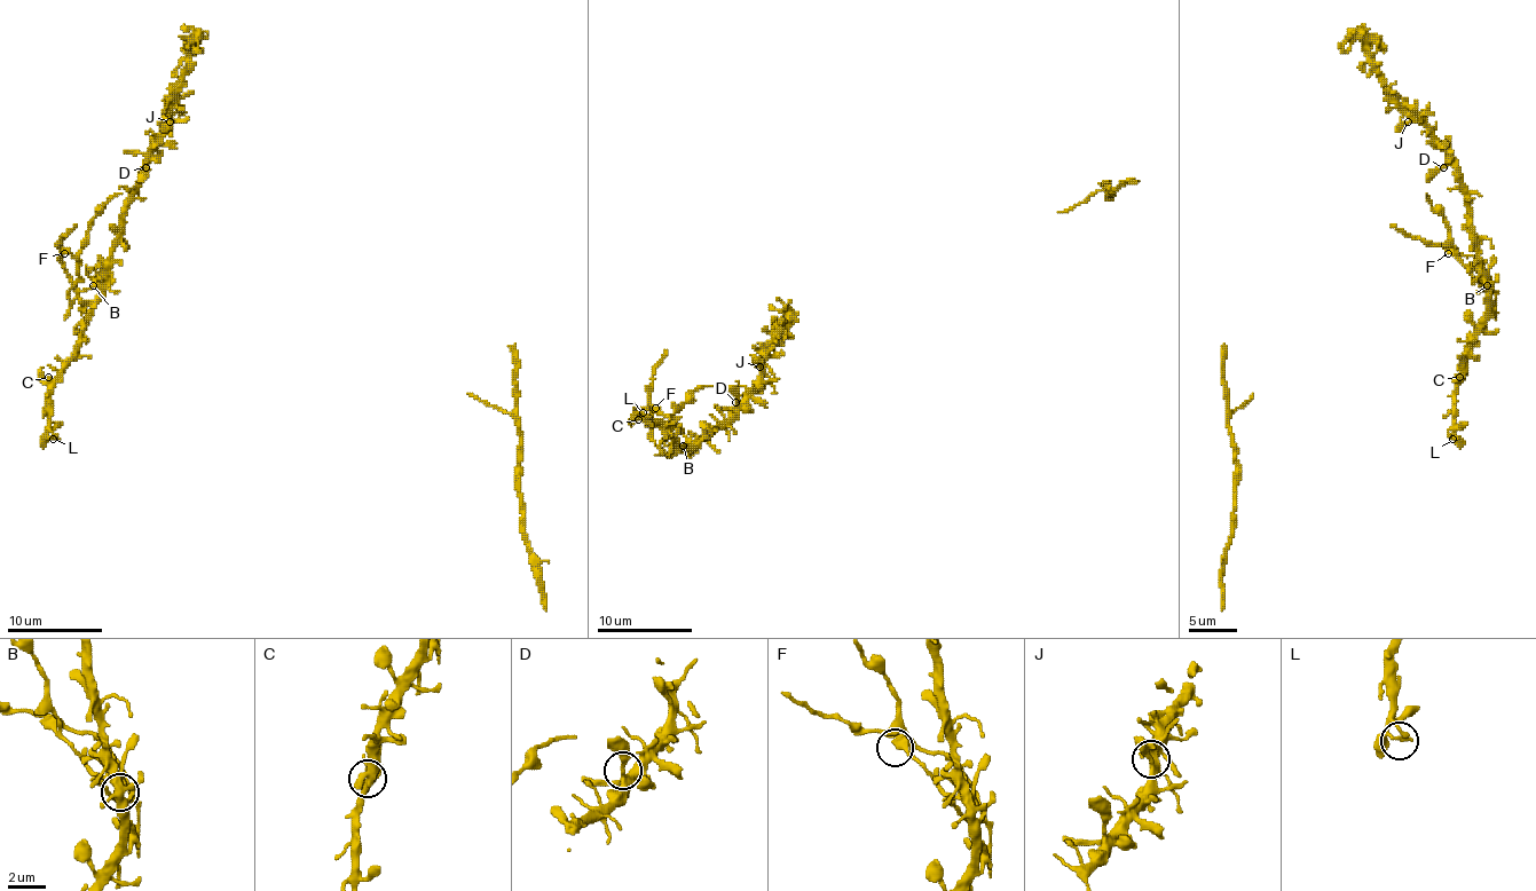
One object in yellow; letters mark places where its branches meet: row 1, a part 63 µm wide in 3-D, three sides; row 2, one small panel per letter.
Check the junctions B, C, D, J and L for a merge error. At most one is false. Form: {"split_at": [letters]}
{"split_at": ["B"]}

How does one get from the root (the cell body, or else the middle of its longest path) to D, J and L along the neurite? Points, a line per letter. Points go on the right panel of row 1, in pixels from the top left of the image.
D: (1386, 110), (1408, 110), (1446, 152), (1443, 167)
J: (1386, 110), (1397, 108), (1410, 119), (1408, 121)
L: (1386, 110), (1408, 110), (1428, 132), (1455, 170), (1472, 218), (1486, 317), (1457, 384), (1452, 439)

